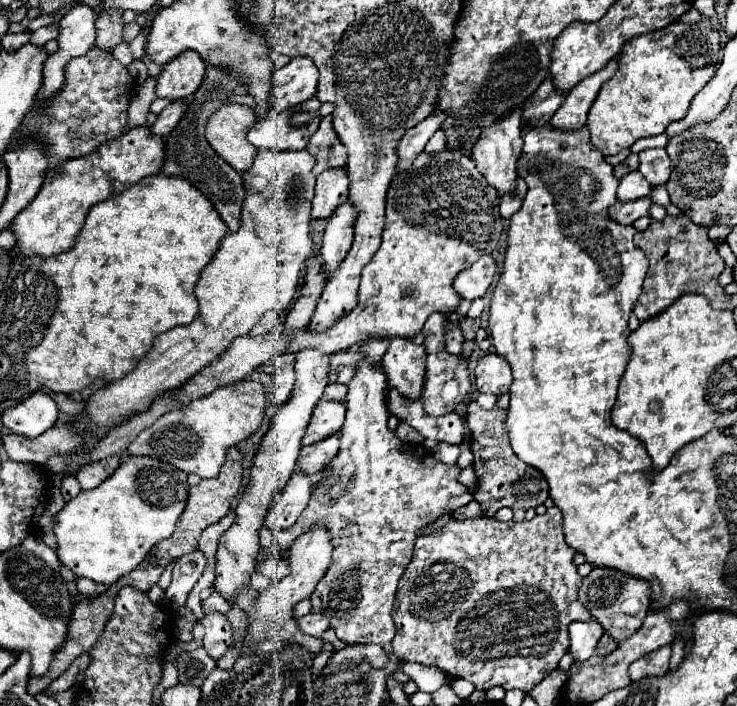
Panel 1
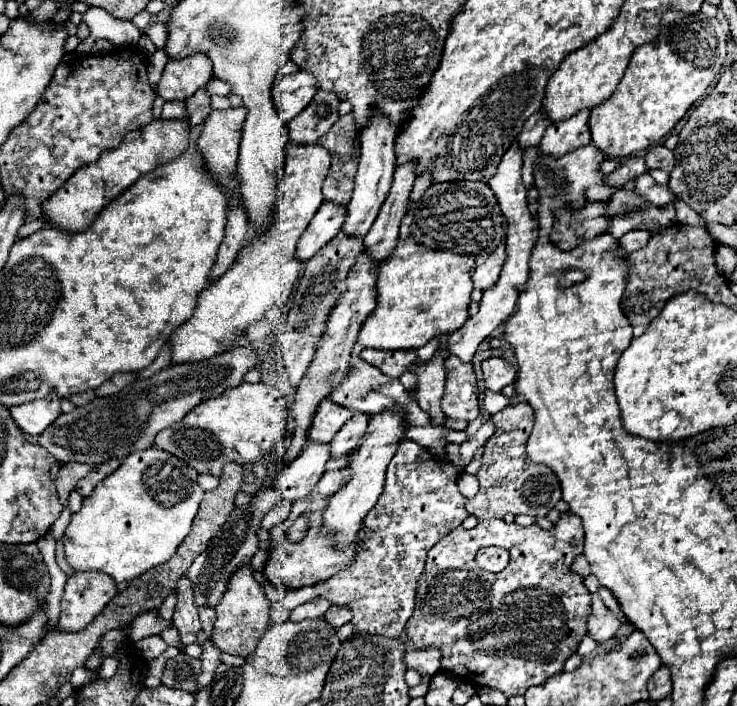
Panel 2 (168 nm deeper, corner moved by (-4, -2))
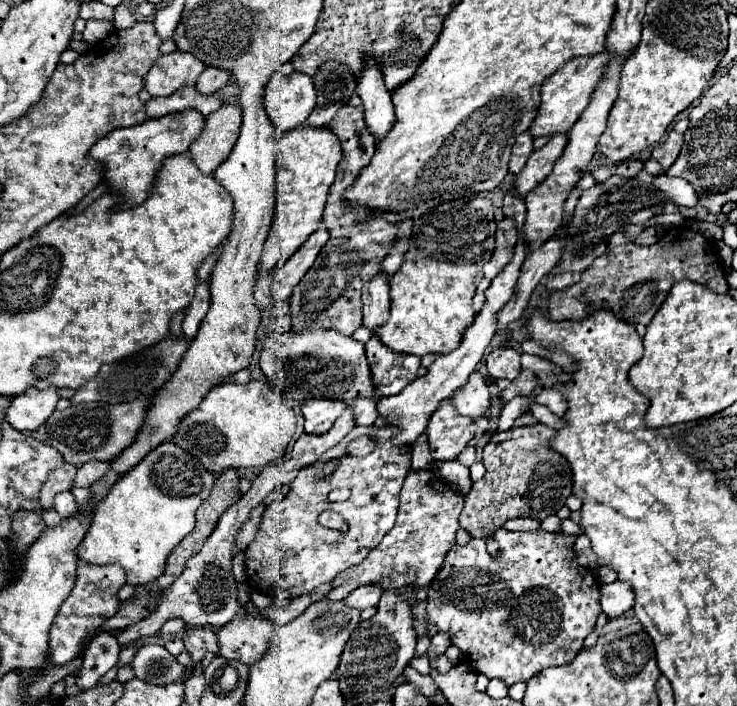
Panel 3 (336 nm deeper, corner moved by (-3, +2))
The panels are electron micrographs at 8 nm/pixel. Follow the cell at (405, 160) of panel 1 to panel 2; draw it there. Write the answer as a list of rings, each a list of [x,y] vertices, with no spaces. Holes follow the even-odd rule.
[[[415,160],[395,166],[391,190],[379,210],[379,216],[375,218],[375,222],[371,226],[371,230],[363,238],[363,242],[371,250],[371,256],[375,262],[383,262],[383,258],[387,258],[391,254],[391,250],[395,248],[395,240],[399,236],[399,224],[407,212],[409,194],[413,190],[415,168],[417,168]]]

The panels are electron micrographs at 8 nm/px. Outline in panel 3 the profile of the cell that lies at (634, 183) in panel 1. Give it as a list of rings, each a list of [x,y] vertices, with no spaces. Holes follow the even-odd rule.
[[[658,176],[652,182],[658,190],[662,190],[674,204],[694,208],[698,204],[698,194],[696,190],[684,180],[684,178],[670,178],[670,176]]]

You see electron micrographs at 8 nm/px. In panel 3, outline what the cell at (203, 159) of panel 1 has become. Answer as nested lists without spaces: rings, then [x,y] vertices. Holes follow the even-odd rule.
[[[204,282],[196,288],[196,296],[194,296],[192,304],[188,306],[184,322],[182,322],[182,332],[188,340],[192,340],[196,336],[198,326],[208,312],[208,306],[210,306],[210,290],[208,290],[208,282]]]

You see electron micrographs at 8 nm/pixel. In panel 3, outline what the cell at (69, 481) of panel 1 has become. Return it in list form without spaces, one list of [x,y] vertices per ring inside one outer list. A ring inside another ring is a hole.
[[[62,492],[62,494],[58,494],[56,498],[54,498],[54,506],[52,506],[62,518],[68,518],[68,516],[72,516],[74,512],[76,512],[76,500],[74,500],[74,496],[70,494],[70,492]]]

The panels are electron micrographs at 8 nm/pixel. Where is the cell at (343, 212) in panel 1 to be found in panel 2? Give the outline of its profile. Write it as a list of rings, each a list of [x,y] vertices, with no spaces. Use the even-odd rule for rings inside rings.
[[[375,114],[371,118],[371,124],[367,124],[367,130],[363,130],[361,134],[361,158],[359,158],[359,170],[355,176],[355,188],[353,188],[353,196],[351,202],[347,204],[347,214],[345,214],[345,222],[341,226],[341,230],[347,236],[353,238],[363,238],[367,234],[367,230],[371,228],[371,224],[375,222],[379,208],[391,188],[391,180],[393,180],[393,168],[395,168],[395,136],[397,130],[395,126],[383,118],[381,114]]]

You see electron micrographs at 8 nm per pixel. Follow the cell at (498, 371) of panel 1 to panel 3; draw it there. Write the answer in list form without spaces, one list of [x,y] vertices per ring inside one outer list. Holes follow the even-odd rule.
[[[496,348],[486,356],[486,368],[492,378],[506,378],[514,380],[520,374],[520,352],[514,348]]]

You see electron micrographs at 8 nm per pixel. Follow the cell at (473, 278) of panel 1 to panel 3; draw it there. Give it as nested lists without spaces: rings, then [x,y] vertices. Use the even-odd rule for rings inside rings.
[[[504,218],[502,222],[498,222],[498,230],[496,230],[496,248],[492,254],[492,260],[484,266],[484,278],[492,280],[498,272],[502,272],[502,268],[510,262],[512,254],[514,254],[514,246],[516,246],[516,222],[512,218]]]

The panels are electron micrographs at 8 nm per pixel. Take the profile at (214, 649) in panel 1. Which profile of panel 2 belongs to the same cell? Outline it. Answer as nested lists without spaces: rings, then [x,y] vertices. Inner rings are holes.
[[[207,640],[203,644],[203,654],[201,654],[201,664],[203,664],[203,670],[201,670],[201,676],[199,676],[199,688],[203,686],[209,686],[211,680],[213,680],[213,674],[215,674],[215,668],[221,664],[221,650],[213,644],[213,640]]]

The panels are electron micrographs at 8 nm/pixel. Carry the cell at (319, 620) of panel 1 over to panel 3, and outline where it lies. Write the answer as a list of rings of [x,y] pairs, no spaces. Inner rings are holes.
[[[360,586],[356,588],[344,602],[352,608],[358,608],[358,610],[366,610],[368,606],[376,606],[380,596],[382,596],[384,590],[378,590],[378,586]]]

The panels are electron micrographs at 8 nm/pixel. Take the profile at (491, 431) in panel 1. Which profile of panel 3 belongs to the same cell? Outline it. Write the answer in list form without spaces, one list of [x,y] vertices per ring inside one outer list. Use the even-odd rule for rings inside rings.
[[[532,412],[516,418],[508,432],[492,436],[482,454],[486,476],[474,482],[460,514],[460,526],[472,538],[492,538],[494,530],[500,530],[510,518],[534,518],[542,522],[566,504],[566,498],[572,494],[570,464],[566,464],[562,454],[546,446],[550,436],[554,436],[554,430],[540,424]]]

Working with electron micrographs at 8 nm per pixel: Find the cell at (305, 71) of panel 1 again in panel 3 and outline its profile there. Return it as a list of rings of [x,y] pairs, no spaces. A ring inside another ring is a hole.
[[[292,72],[290,76],[274,74],[266,84],[264,110],[280,132],[302,126],[314,106],[316,90],[312,78],[302,72]]]

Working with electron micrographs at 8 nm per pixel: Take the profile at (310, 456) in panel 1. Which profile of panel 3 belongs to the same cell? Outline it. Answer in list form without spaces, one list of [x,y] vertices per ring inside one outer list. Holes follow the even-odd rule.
[[[358,398],[356,402],[352,402],[358,426],[372,426],[374,420],[378,418],[378,410],[374,410],[374,402],[378,402],[378,398]]]

